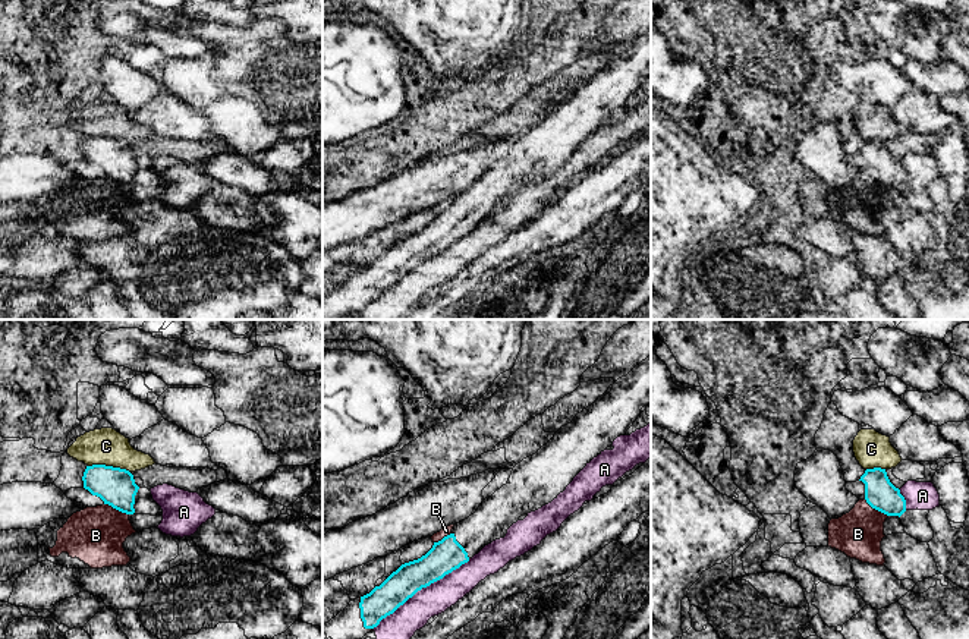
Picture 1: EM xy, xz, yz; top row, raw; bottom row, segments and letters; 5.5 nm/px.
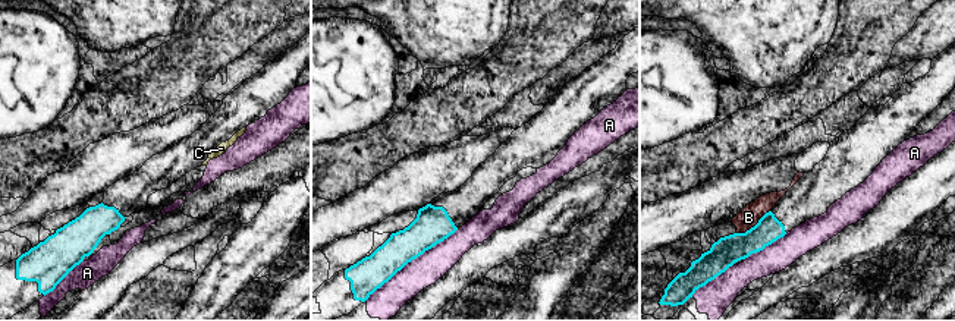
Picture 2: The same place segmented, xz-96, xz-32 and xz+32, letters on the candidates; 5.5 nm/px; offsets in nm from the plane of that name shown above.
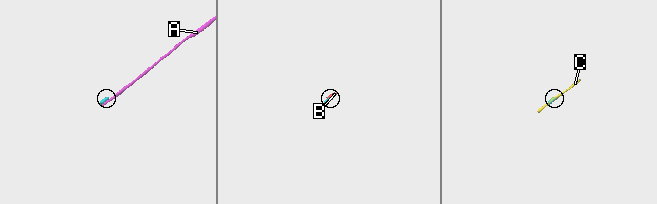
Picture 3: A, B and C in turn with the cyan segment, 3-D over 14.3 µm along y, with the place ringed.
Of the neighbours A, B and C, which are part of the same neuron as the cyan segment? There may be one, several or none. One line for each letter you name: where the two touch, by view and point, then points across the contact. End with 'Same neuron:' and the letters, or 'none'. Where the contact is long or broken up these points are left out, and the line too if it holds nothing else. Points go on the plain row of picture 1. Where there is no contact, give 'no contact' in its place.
Same neuron: none

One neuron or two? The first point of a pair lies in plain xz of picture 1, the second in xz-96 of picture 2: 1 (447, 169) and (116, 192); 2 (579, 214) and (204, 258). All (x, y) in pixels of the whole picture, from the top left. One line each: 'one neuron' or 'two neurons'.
1: two neurons
2: two neurons

